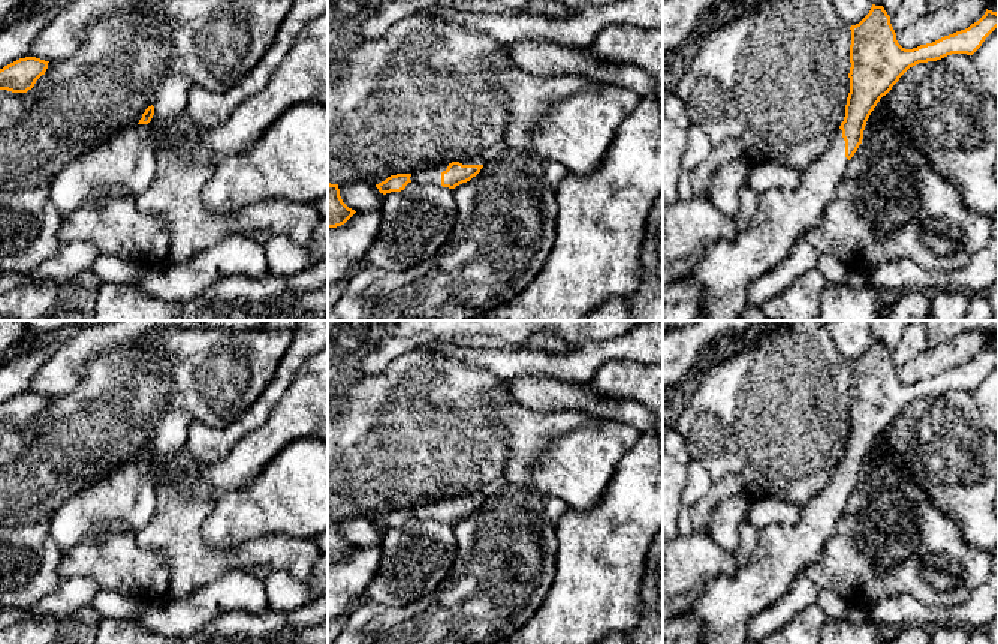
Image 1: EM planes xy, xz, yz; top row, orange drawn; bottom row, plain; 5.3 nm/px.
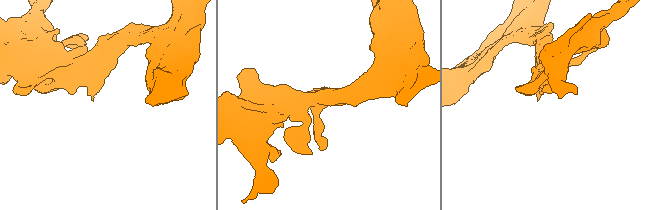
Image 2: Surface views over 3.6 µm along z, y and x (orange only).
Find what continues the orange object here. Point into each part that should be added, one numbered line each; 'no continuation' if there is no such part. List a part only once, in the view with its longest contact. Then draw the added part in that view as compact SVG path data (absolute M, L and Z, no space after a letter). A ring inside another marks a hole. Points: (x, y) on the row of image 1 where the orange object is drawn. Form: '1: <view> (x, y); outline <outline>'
1: yz (726, 270); outline M842 130L803 172L796 189L771 189L759 195L759 210L735 240L711 244L682 280L702 289L702 321L738 321L748 304L748 288L783 262L826 207L850 163ZM850 159L851 160L851 159Z

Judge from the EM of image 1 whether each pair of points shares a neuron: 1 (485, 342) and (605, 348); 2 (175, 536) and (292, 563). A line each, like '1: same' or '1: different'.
1: different
2: same

